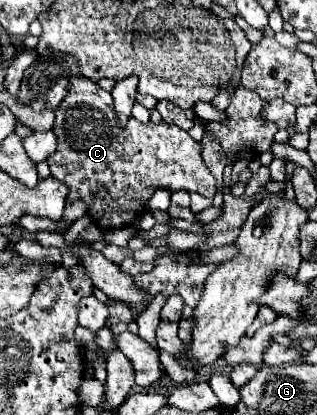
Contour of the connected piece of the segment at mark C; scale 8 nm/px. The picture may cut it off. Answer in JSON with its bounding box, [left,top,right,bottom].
[47,75,217,231]

